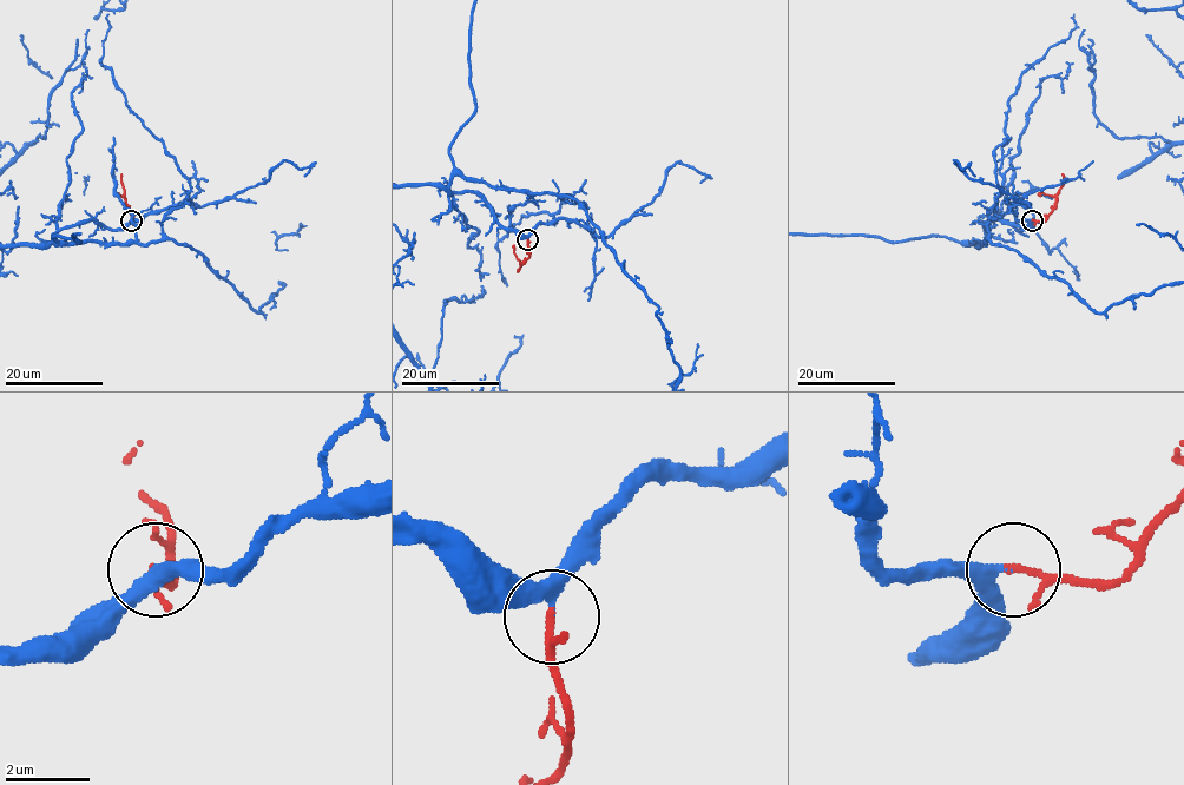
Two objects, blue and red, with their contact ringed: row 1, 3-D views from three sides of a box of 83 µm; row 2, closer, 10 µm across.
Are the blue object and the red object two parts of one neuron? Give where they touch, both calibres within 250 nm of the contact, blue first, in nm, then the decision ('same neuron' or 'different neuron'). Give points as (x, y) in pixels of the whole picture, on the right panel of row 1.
at (1032, 221); 240 nm thick on the blue side, 130 nm on the other; same neuron

